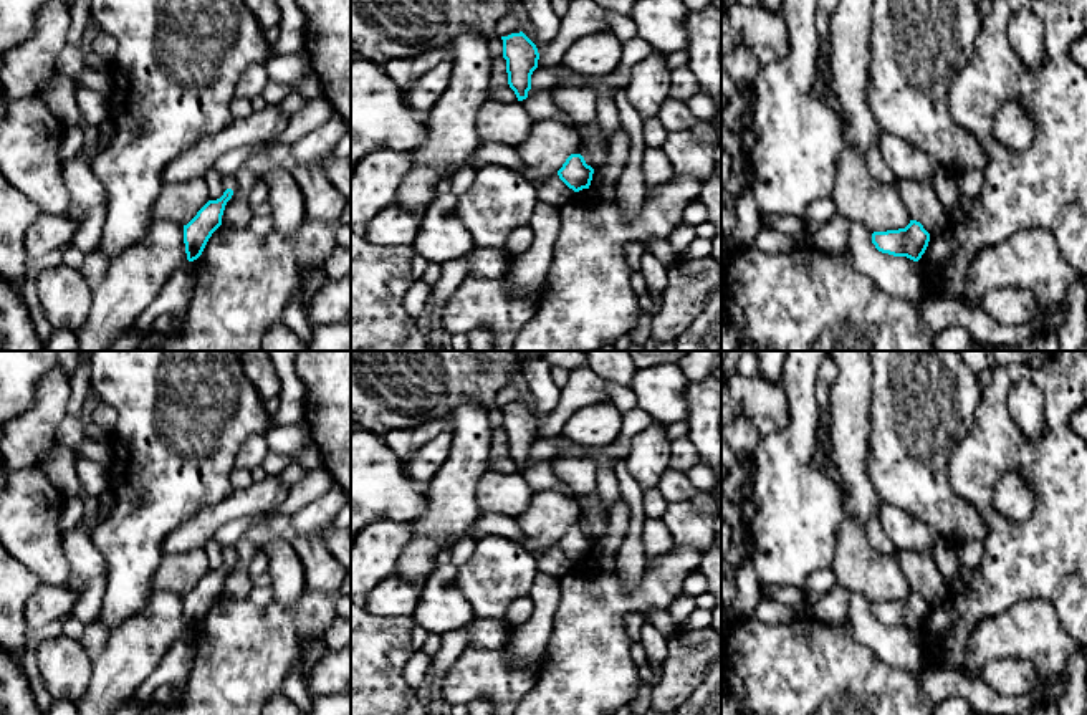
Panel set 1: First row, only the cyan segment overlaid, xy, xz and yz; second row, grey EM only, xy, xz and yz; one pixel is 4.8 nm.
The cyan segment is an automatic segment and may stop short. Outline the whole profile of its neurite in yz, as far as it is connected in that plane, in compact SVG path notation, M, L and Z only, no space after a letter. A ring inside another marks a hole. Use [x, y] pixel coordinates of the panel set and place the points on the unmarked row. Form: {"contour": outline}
{"contour": "M910 591L905 599L874 602L872 614L882 624L907 627L918 632L930 612L930 604L917 591Z"}

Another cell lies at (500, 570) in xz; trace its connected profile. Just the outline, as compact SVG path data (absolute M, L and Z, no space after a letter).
M486 536L458 568L457 586L478 619L505 621L510 604L528 596L538 574L536 558L520 543Z

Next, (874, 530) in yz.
M872 518L867 526L865 526L865 533L869 541L882 553L897 553L893 543L890 541L890 538L885 535L879 518Z

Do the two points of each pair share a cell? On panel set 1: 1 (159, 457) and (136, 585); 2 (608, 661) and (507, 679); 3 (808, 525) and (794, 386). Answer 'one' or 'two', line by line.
1: one
2: two
3: one

